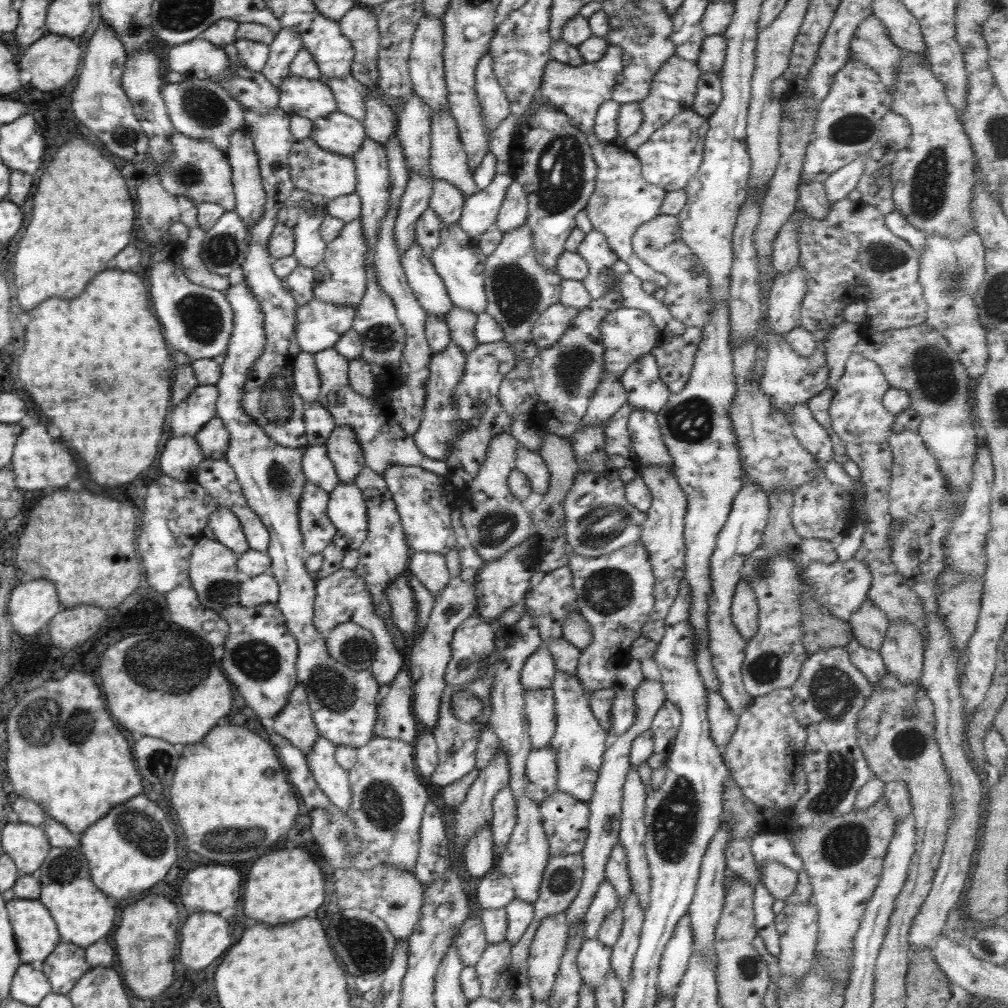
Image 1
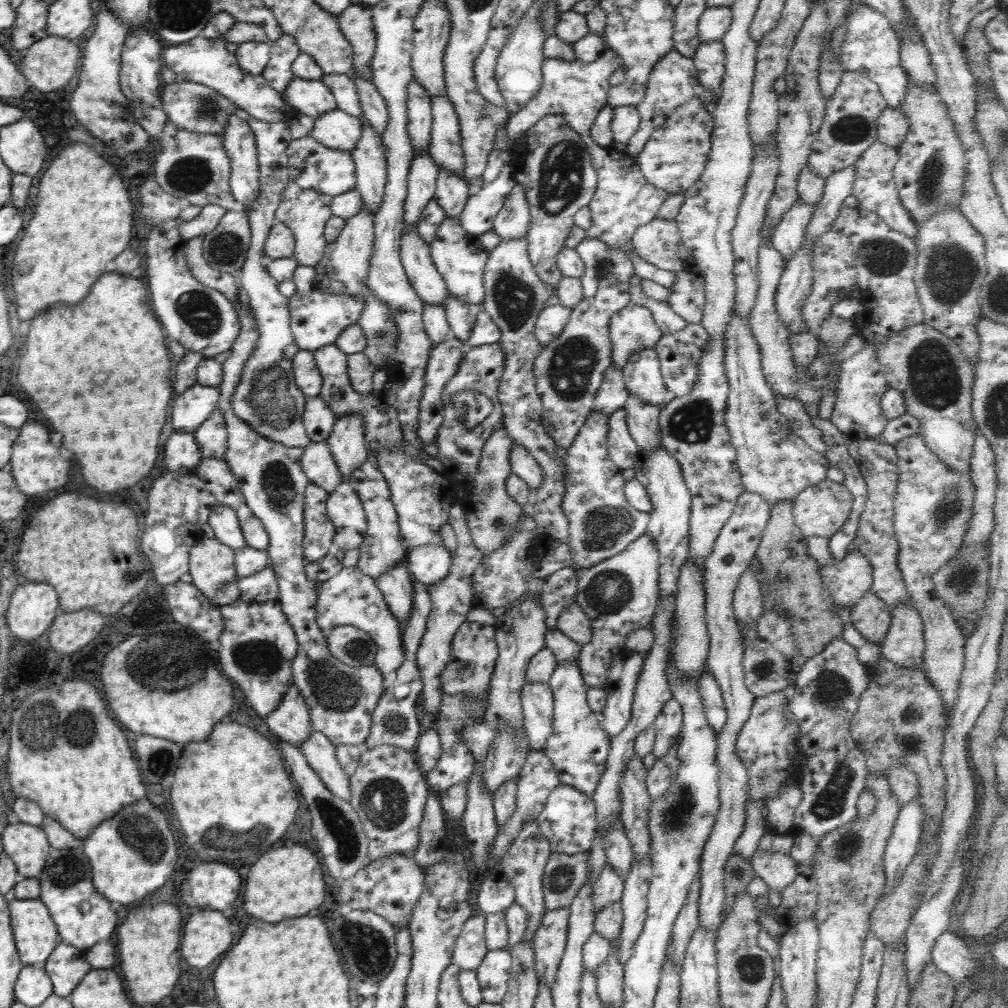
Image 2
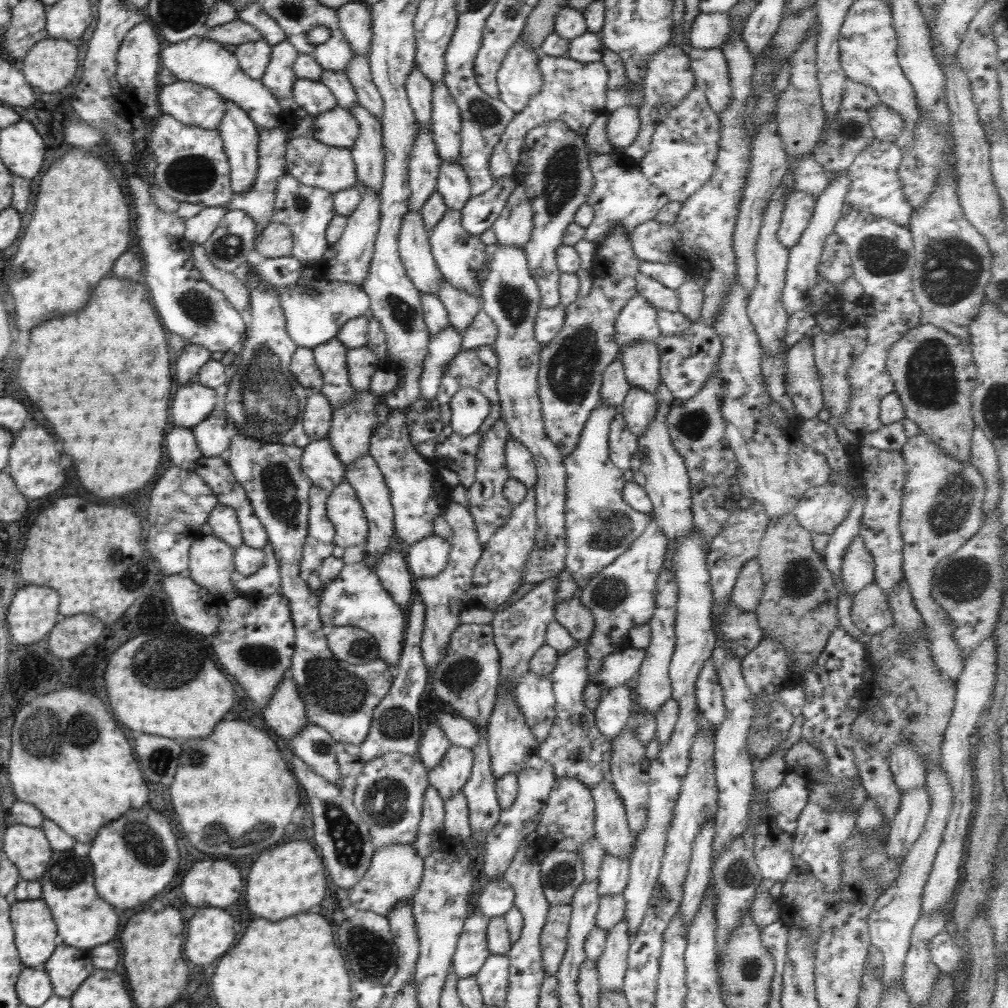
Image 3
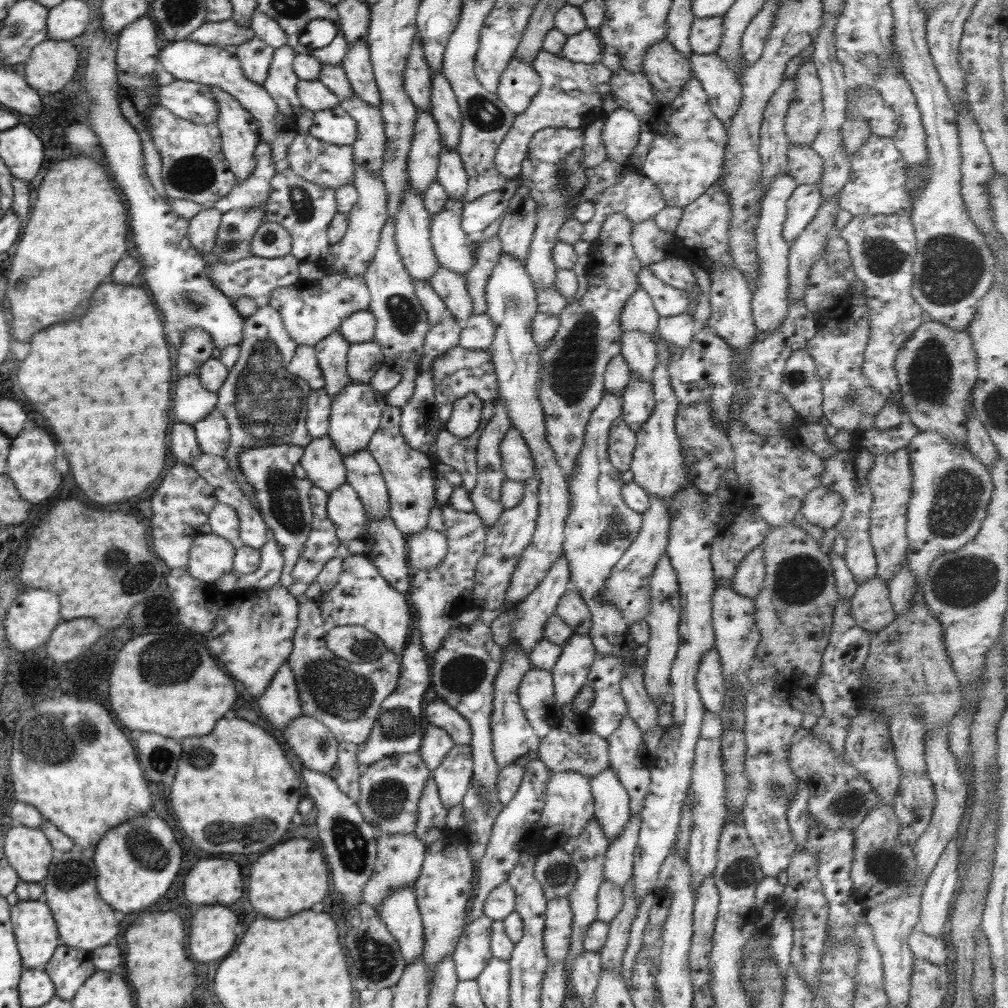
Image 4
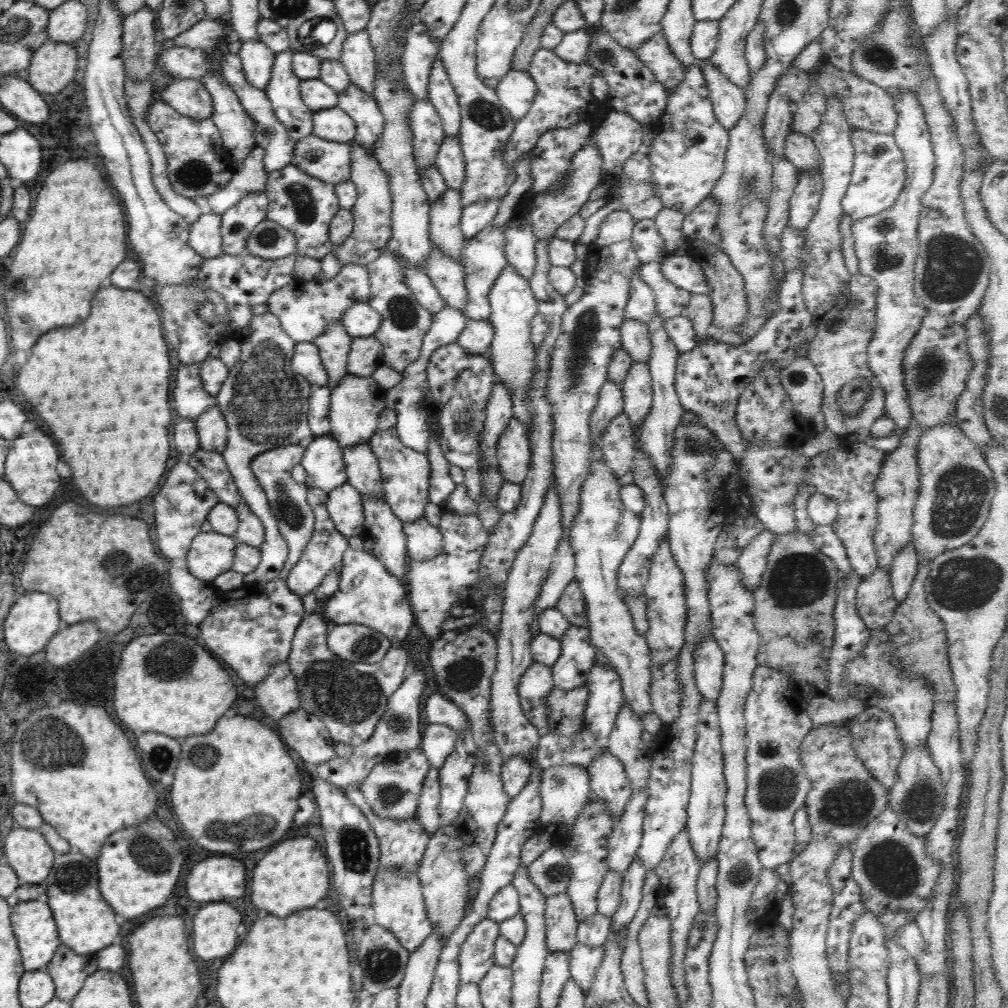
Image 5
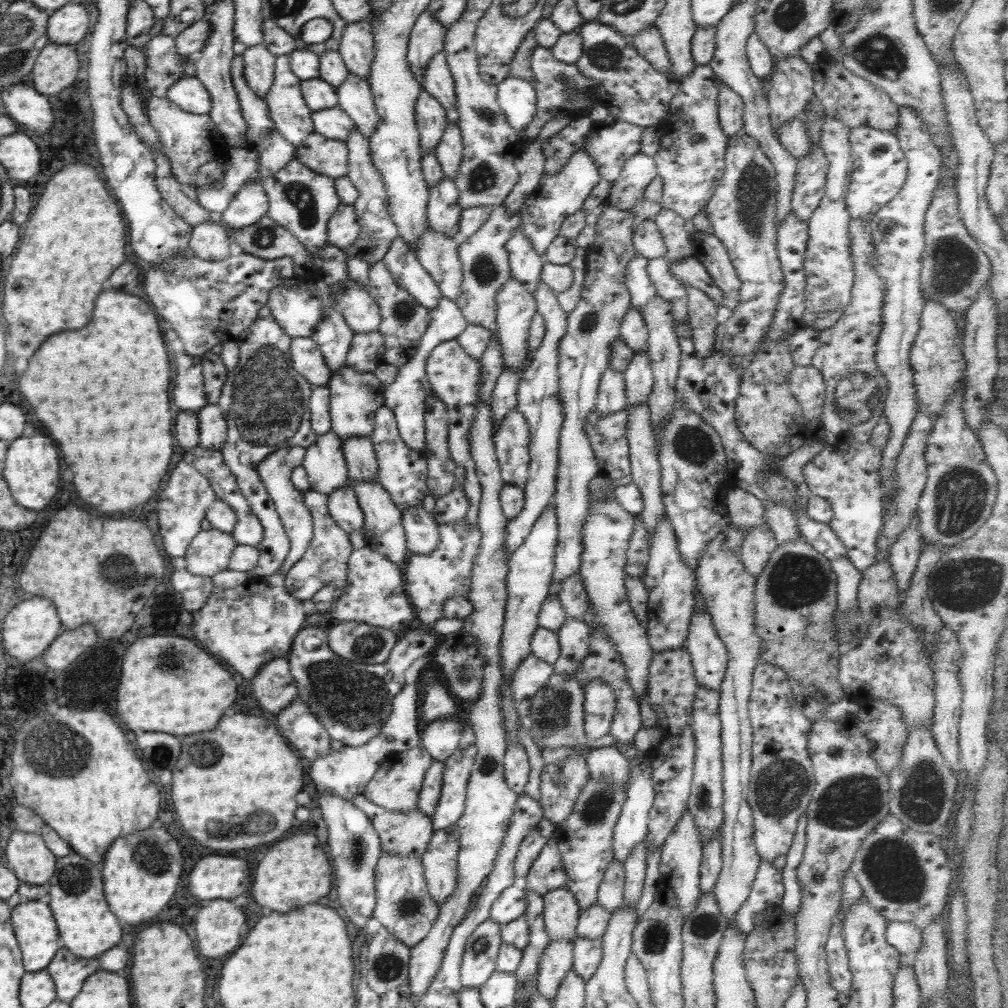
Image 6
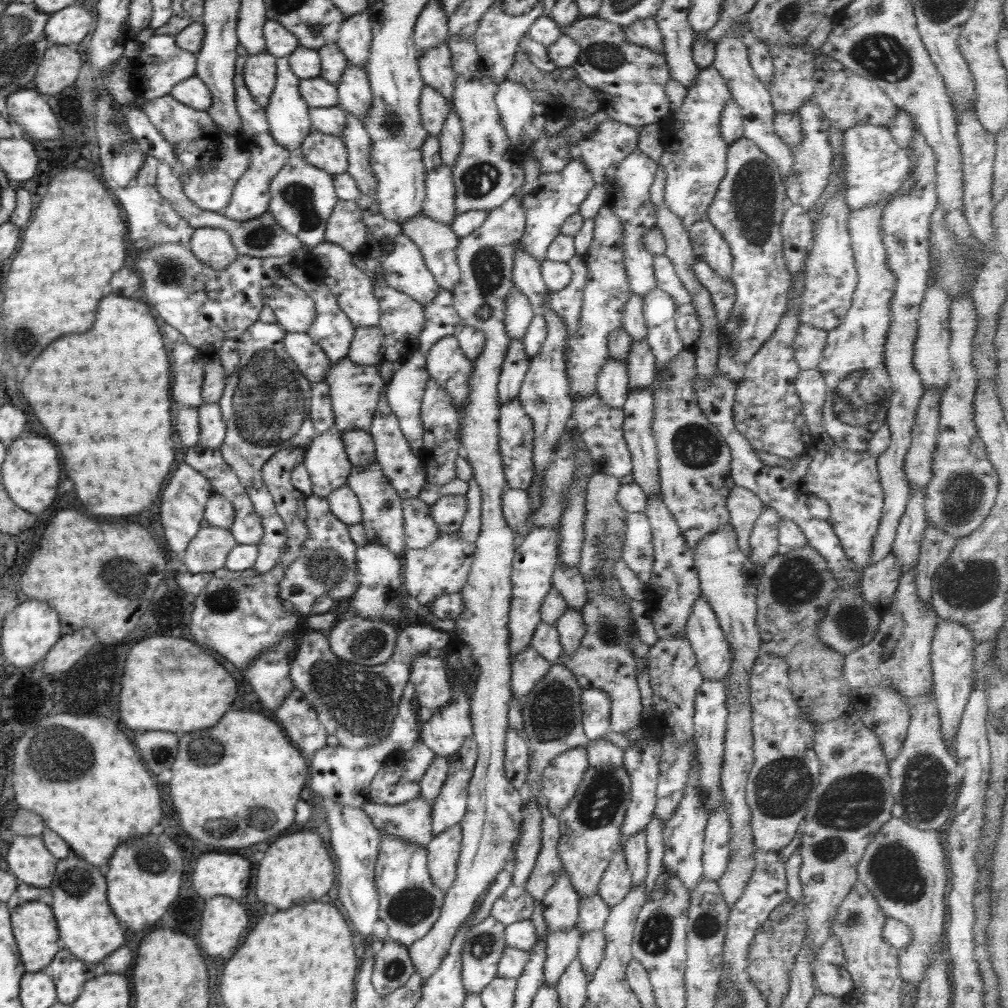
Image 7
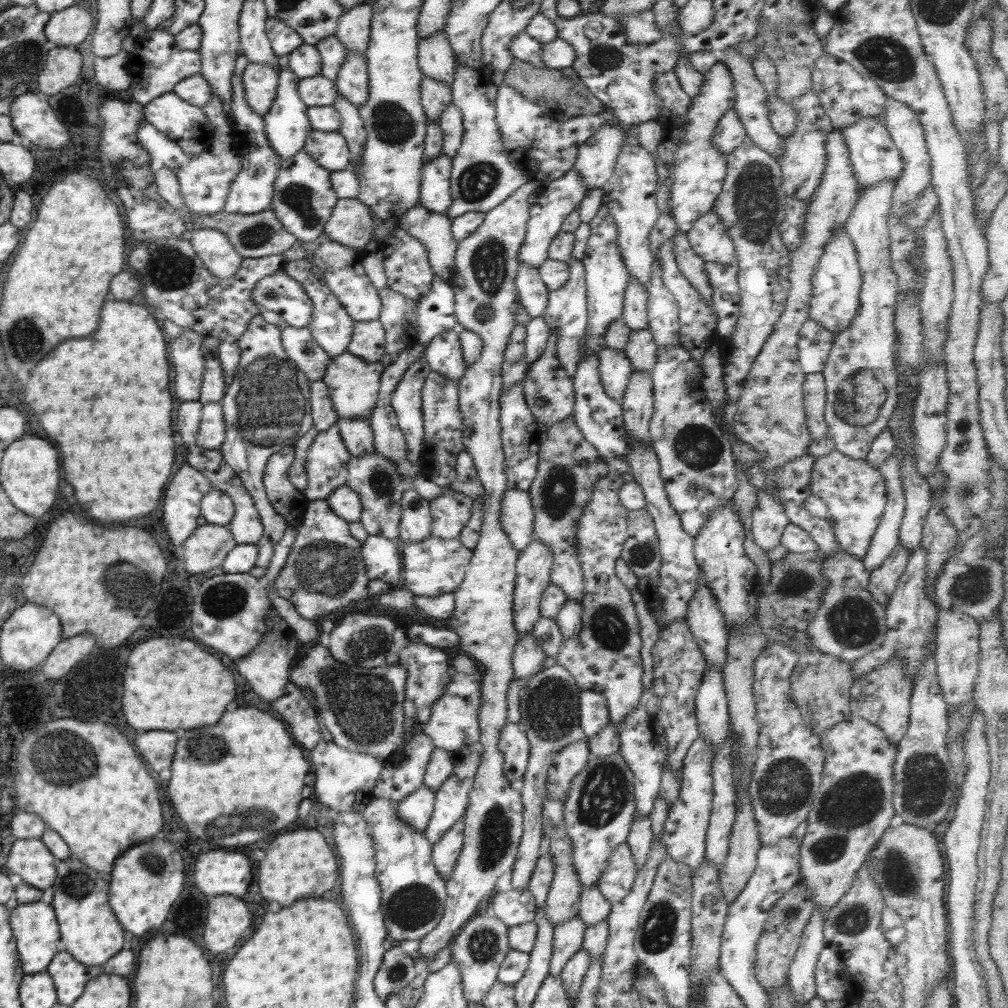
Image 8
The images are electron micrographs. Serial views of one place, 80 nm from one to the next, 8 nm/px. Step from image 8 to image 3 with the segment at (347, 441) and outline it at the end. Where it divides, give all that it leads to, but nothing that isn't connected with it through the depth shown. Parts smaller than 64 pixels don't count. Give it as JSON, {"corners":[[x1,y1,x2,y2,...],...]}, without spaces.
{"corners":[[370,455,358,458,356,462,350,463,345,469,345,482,352,486,356,497,360,500,366,520,368,520,368,527,370,528,367,540,364,542,365,556,362,561,366,566,374,569,375,562,377,562,379,556,395,542,394,514,388,486,381,470]]}

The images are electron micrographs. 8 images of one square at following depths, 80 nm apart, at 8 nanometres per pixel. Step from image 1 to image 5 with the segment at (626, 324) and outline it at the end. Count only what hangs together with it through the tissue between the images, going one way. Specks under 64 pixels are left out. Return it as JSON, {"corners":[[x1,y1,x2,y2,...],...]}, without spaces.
{"corners":[[639,270,631,276,629,301,625,308,625,320,639,320,648,325,655,314,655,294,648,286]]}

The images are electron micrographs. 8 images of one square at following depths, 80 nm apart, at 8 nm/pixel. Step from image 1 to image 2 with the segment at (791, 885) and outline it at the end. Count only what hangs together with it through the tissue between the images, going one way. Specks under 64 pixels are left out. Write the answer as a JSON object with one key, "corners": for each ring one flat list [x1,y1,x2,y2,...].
{"corners":[[757,850,752,855,751,865,756,876,780,894,797,875,796,861,779,850]]}

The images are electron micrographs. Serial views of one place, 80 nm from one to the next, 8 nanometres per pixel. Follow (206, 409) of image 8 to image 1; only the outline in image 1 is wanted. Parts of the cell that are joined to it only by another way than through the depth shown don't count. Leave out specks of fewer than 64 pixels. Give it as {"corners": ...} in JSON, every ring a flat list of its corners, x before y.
{"corners":[[217,416,209,420,196,434,204,459,223,459,228,451,229,432]]}

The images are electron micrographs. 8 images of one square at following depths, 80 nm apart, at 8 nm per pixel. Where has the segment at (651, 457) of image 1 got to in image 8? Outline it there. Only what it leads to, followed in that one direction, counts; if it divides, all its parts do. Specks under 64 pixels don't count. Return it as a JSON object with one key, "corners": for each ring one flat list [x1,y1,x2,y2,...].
{"corners":[[643,328,631,331,623,353,630,359,633,370,651,374,657,359,658,349,652,333,648,328]]}

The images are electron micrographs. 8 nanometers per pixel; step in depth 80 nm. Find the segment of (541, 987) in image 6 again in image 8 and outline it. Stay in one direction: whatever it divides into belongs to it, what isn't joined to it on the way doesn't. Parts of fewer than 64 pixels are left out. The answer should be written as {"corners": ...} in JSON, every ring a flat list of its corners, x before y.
{"corners":[[579,914,555,925,554,952,552,952,549,976,560,975,570,958,583,948,586,928]]}

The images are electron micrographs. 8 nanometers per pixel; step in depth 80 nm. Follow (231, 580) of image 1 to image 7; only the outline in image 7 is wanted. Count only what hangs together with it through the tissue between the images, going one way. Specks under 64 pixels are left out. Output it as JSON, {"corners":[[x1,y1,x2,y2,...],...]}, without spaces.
{"corners":[[209,526,209,528,201,528,185,548,183,562,188,572,192,574,214,573,218,568,222,568,225,565,229,552,236,545,237,542,232,536,230,529,220,529,212,526]]}

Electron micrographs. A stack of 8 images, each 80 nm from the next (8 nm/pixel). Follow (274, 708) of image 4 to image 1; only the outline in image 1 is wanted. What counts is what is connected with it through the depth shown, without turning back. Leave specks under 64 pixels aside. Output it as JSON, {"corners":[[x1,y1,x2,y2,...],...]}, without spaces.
{"corners":[[298,684,291,690,286,706,269,722,276,734,290,741,305,755,319,737,314,724,305,688]]}

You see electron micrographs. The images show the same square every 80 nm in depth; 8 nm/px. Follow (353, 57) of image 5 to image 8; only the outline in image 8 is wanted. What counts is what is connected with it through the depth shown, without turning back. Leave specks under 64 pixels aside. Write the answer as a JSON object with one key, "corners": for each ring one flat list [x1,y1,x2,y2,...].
{"corners":[[370,1,342,13,342,17,338,19,335,36,346,51,366,54,370,43,372,18,373,9]]}

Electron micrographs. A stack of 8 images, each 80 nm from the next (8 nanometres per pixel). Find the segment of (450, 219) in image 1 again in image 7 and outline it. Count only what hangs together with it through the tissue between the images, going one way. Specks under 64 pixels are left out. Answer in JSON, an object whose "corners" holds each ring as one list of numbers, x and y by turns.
{"corners":[[450,110,450,113,446,116,438,140,441,164,454,166,463,145,463,128,460,117,454,110]]}

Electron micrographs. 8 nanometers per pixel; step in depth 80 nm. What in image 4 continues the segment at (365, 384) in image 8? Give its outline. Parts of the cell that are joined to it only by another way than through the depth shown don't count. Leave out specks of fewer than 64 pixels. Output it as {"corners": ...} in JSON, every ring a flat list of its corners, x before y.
{"corners":[[353,382,348,384,331,399,331,415,328,427,328,436,332,439,334,447,342,457,350,455,350,452,358,452,367,449,372,435,379,427,382,411,389,405,386,402,387,393,376,392,369,384]]}

